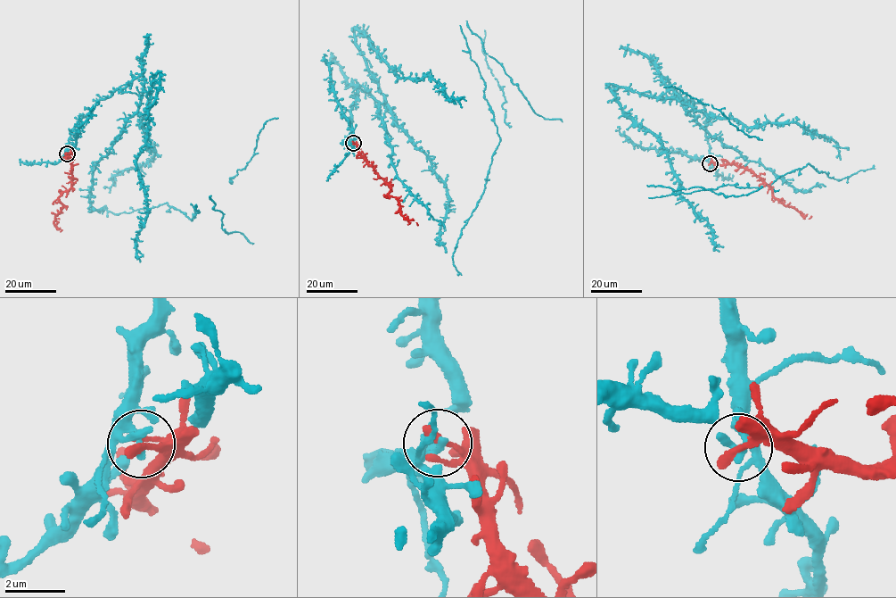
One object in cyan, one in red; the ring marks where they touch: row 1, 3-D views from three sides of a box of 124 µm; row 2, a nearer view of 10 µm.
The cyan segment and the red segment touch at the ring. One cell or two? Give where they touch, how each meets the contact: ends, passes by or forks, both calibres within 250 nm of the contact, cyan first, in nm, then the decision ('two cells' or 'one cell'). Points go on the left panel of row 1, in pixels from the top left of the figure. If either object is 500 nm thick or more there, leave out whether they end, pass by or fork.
place (67, 153); cyan ends; red ends; calibres 240 and 320 nm; one cell

